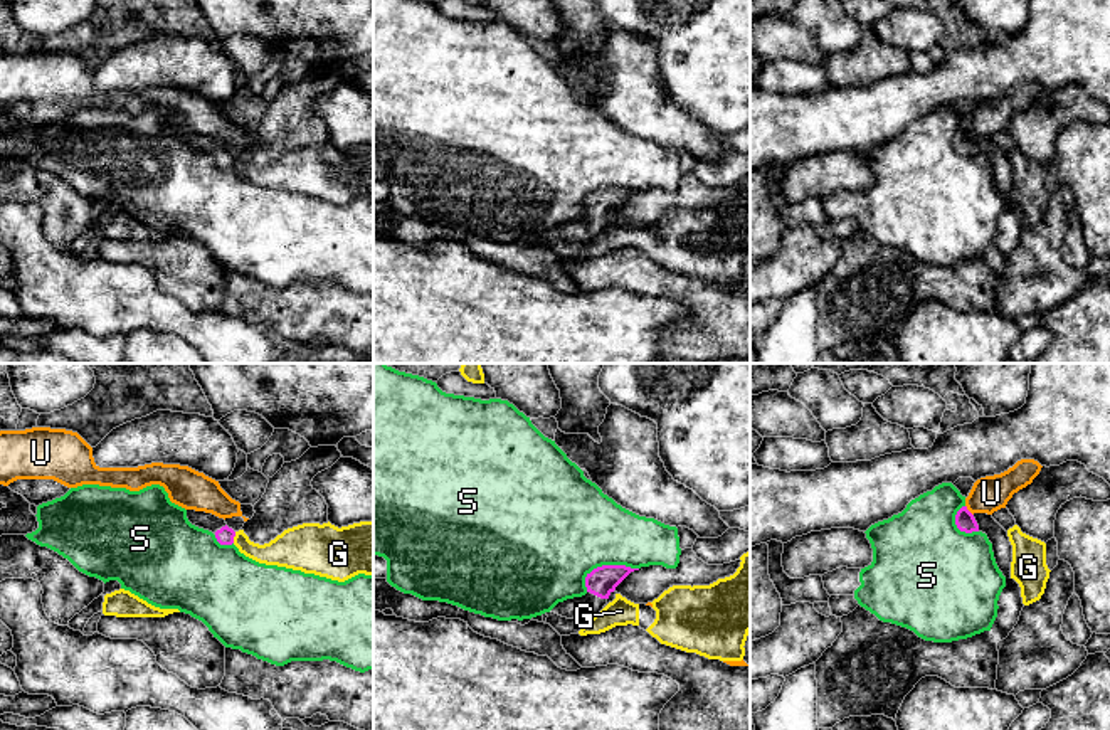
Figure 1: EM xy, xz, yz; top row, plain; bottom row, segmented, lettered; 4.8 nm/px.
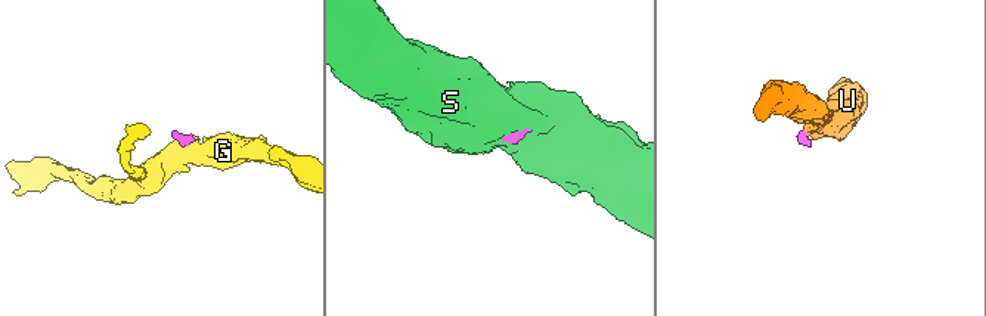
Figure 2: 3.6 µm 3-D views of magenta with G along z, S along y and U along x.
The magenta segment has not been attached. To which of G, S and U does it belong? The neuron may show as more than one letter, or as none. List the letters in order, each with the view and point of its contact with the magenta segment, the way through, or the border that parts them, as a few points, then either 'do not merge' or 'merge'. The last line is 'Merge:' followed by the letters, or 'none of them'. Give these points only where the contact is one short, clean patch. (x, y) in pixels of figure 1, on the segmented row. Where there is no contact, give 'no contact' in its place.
G: xy (234, 535) | along xy (236, 532), (232, 542) | do not merge
S: xz (604, 566) | along xz (638, 567), (597, 566), (586, 577), (586, 591) | do not merge
U: yz (967, 510) | along yz (966, 505), (972, 515) | do not merge
Merge: none of them

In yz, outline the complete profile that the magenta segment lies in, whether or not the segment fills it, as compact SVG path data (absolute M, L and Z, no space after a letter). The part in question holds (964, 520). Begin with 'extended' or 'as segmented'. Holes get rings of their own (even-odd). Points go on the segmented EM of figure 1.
extended; M962 506L955 515L955 525L960 532L982 532L992 543L996 563L1006 577L1006 587L997 600L997 617L991 627L996 639L1006 639L1019 621L1024 607L1019 584L1011 577L1012 545L1007 532L987 513L970 513Z

